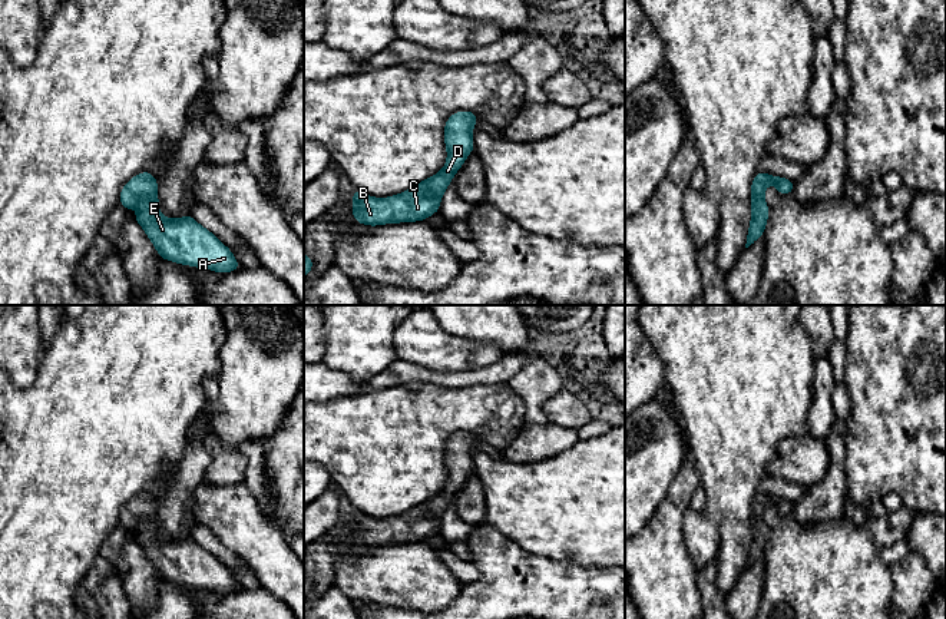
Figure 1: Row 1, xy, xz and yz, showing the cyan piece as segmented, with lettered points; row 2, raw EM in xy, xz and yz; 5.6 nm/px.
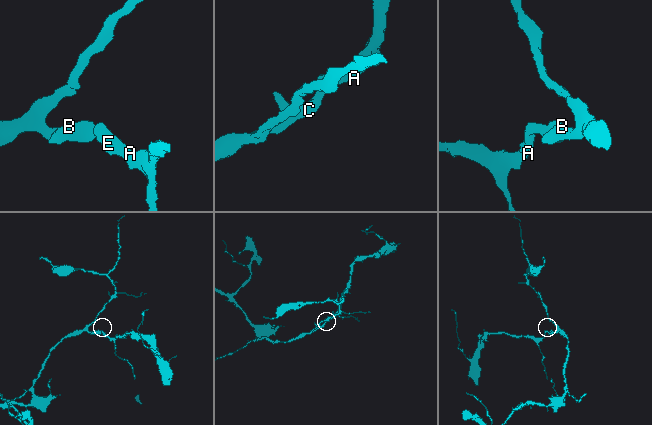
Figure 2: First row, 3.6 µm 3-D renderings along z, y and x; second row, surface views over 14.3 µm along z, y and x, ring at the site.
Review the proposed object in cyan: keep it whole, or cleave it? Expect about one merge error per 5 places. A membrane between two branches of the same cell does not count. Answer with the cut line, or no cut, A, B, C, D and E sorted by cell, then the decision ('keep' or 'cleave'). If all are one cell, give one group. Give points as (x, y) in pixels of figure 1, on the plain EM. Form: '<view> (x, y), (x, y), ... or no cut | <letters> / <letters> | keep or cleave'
no cut | A B C D E | keep

